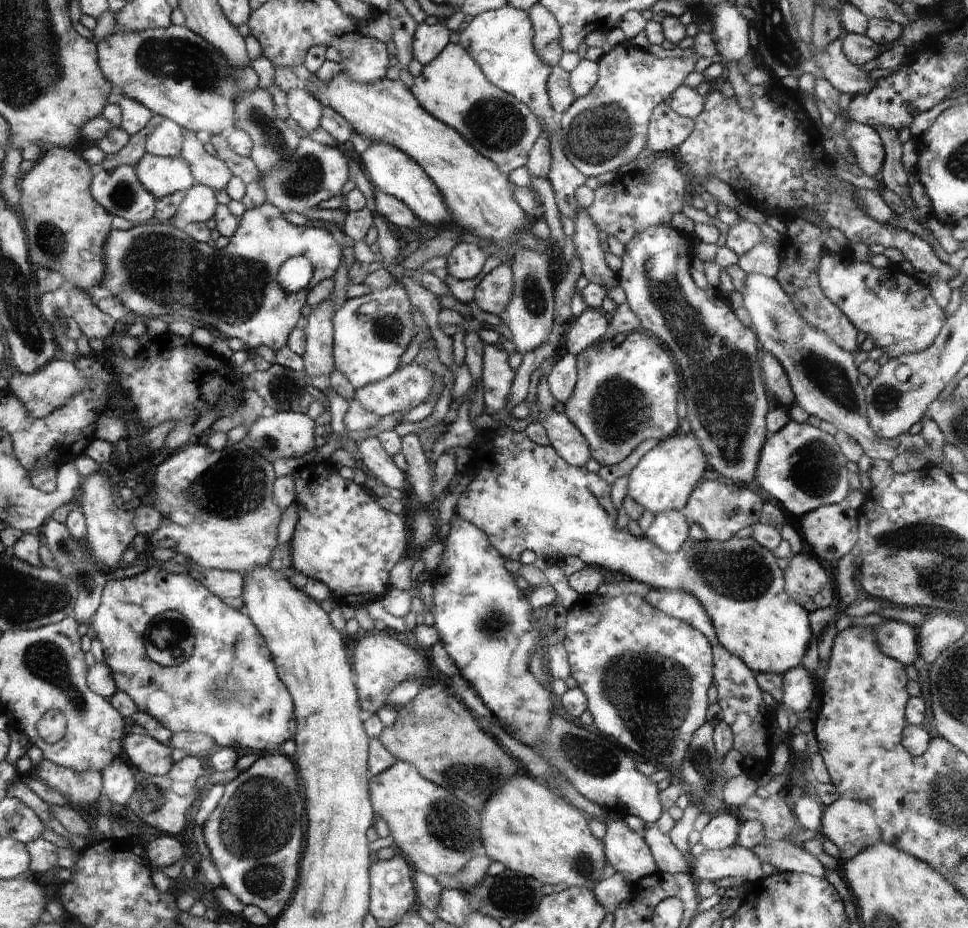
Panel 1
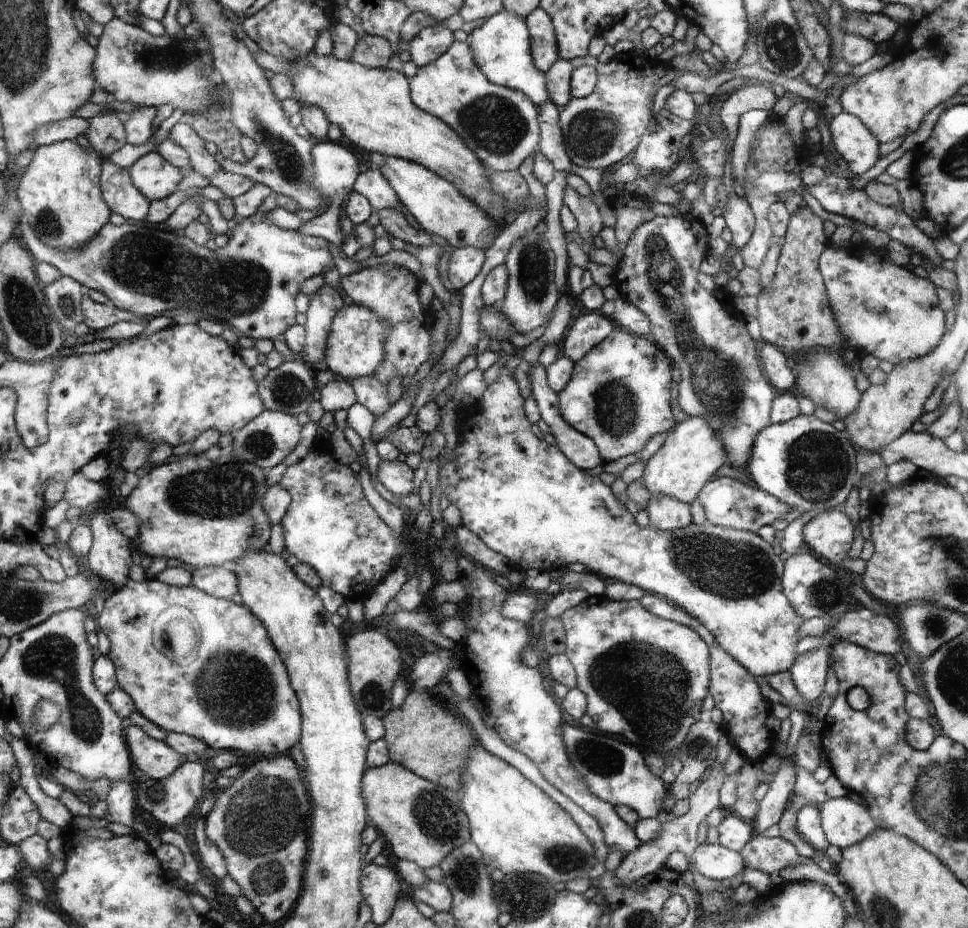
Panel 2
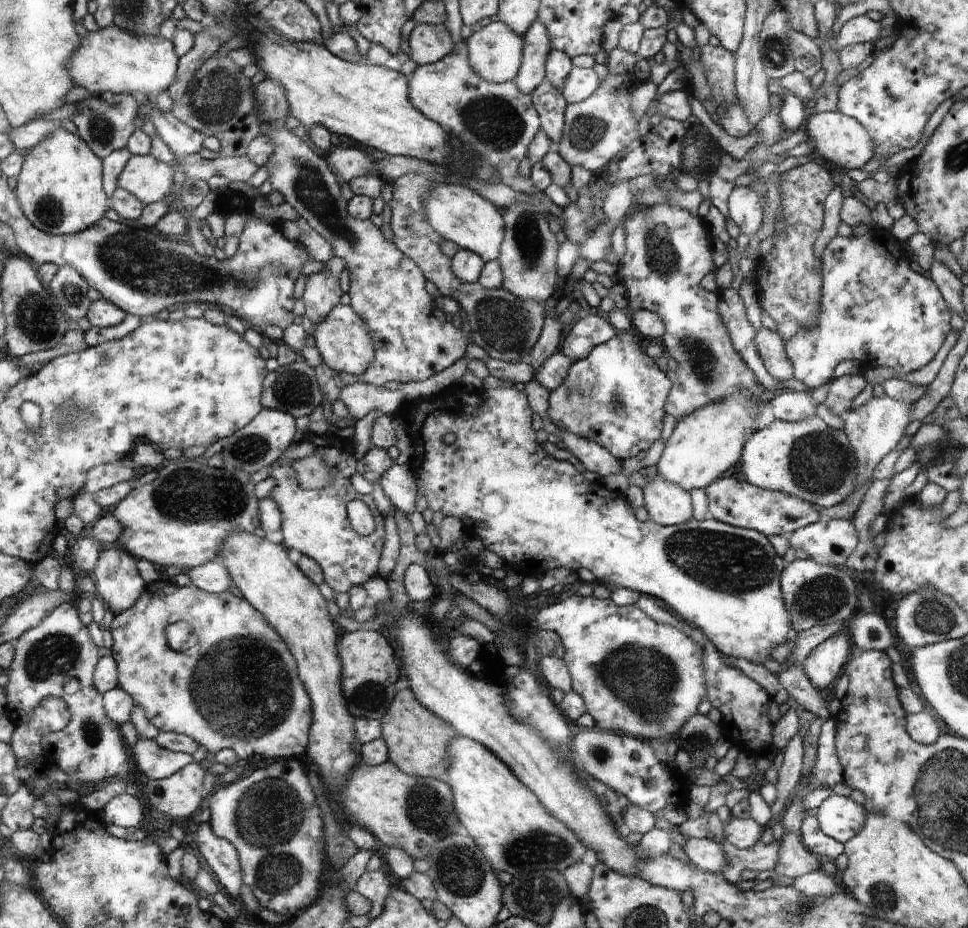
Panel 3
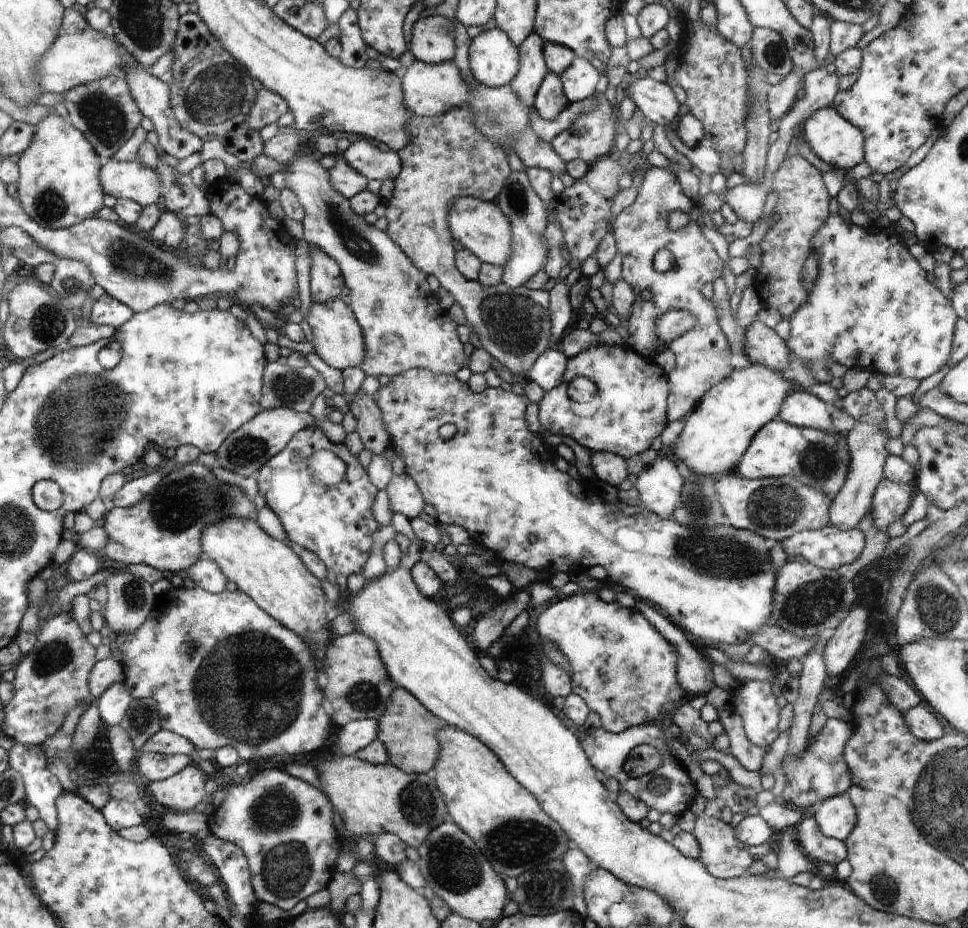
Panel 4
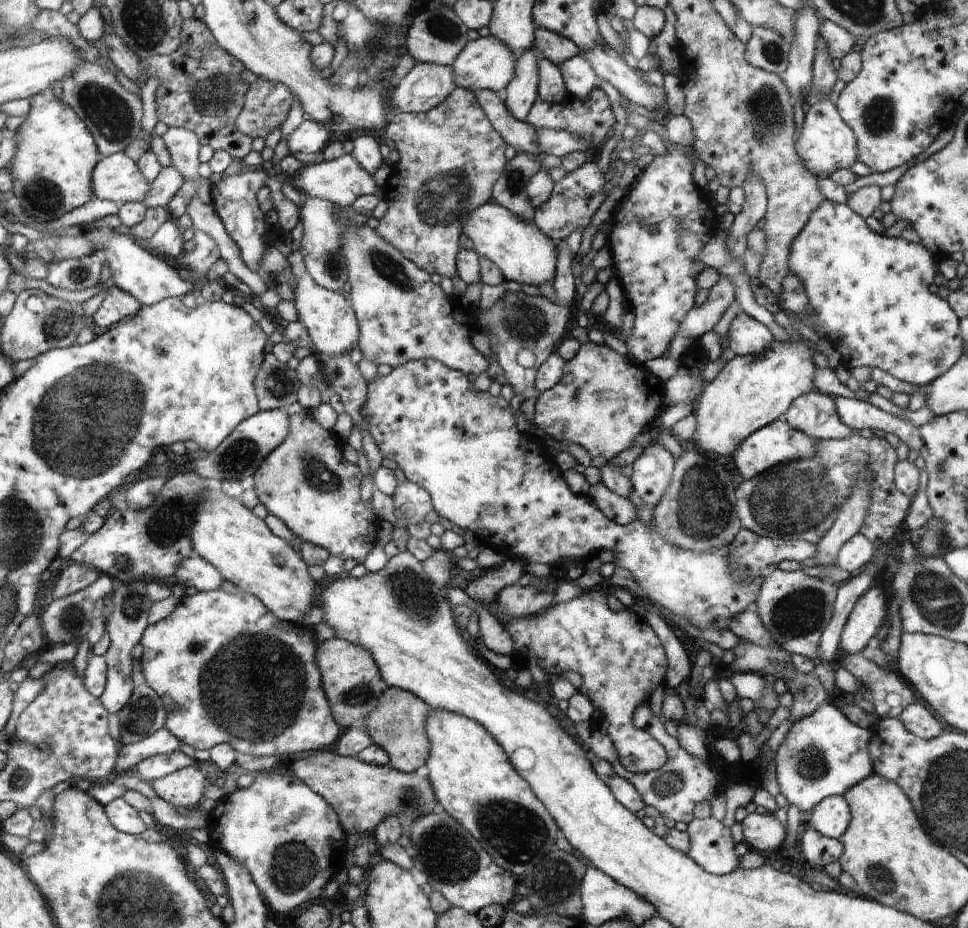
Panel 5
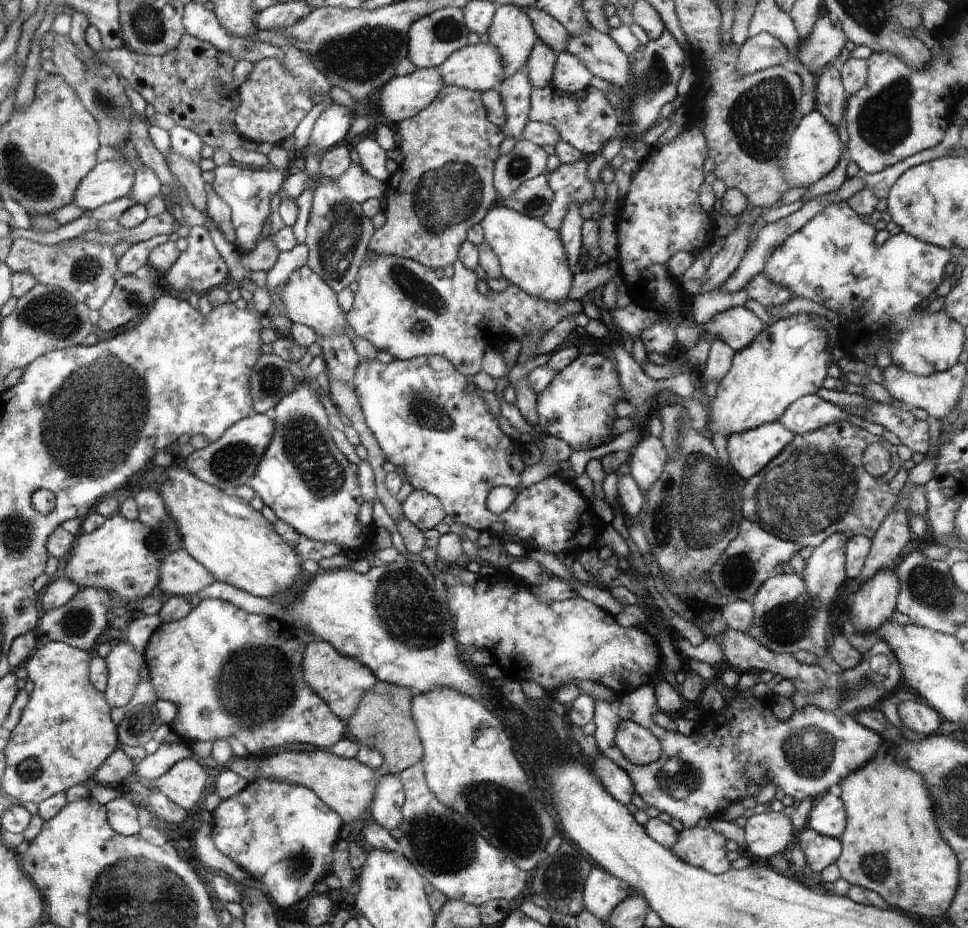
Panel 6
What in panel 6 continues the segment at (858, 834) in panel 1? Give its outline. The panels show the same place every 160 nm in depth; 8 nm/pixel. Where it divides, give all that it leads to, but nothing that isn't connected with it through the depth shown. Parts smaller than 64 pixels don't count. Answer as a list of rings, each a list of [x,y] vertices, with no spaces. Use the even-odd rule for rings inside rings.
[[[830,793],[817,799],[808,816],[807,828],[826,837],[840,839],[846,828],[847,815],[843,801]]]

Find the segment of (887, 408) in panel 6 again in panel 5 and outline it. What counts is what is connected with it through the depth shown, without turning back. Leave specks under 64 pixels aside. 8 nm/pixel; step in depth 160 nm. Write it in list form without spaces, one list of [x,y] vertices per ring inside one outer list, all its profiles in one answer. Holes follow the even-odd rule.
[[[844,393],[833,394],[831,397],[840,421],[850,429],[859,429],[862,433],[871,433],[871,429],[883,430],[895,434],[909,450],[920,451],[922,448],[919,428],[910,426],[906,420],[882,412],[872,404],[849,398]]]

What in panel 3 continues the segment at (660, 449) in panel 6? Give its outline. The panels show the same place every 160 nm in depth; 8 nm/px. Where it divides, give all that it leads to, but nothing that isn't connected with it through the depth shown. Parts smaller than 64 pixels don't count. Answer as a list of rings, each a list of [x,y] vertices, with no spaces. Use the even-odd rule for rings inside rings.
[[[662,476],[654,477],[644,488],[644,508],[661,526],[678,526],[690,520],[693,504],[684,488],[668,482]]]

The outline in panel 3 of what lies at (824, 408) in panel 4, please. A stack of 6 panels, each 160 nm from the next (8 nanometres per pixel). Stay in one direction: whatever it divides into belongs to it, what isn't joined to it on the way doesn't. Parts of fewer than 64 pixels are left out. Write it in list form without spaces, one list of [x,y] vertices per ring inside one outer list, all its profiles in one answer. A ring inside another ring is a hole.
[[[787,389],[772,394],[769,400],[772,414],[780,421],[797,422],[816,415],[816,402],[809,392],[794,392]]]

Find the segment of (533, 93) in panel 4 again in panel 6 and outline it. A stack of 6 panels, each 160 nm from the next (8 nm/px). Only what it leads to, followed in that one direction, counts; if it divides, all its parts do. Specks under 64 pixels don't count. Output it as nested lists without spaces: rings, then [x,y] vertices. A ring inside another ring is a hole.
[[[526,65],[515,74],[505,76],[502,84],[496,90],[501,94],[508,121],[502,129],[506,136],[520,141],[524,138],[524,131],[529,125],[529,112],[532,109],[533,84],[529,80]]]

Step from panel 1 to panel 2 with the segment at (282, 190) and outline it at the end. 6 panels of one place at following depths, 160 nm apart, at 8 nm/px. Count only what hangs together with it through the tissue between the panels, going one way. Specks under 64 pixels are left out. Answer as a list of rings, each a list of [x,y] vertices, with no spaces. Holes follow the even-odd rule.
[[[324,140],[314,146],[313,159],[315,171],[311,185],[330,199],[328,214],[332,214],[338,224],[338,210],[352,192],[352,184],[358,176],[356,158],[344,146]]]

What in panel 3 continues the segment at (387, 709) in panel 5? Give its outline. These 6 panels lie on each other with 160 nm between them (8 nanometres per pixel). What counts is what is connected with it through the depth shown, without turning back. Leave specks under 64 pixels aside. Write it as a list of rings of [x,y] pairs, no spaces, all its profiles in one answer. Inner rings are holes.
[[[412,689],[401,690],[380,722],[381,739],[386,744],[390,763],[408,775],[445,780],[453,764],[449,746],[457,737],[456,730],[440,715],[434,714],[418,701]]]

